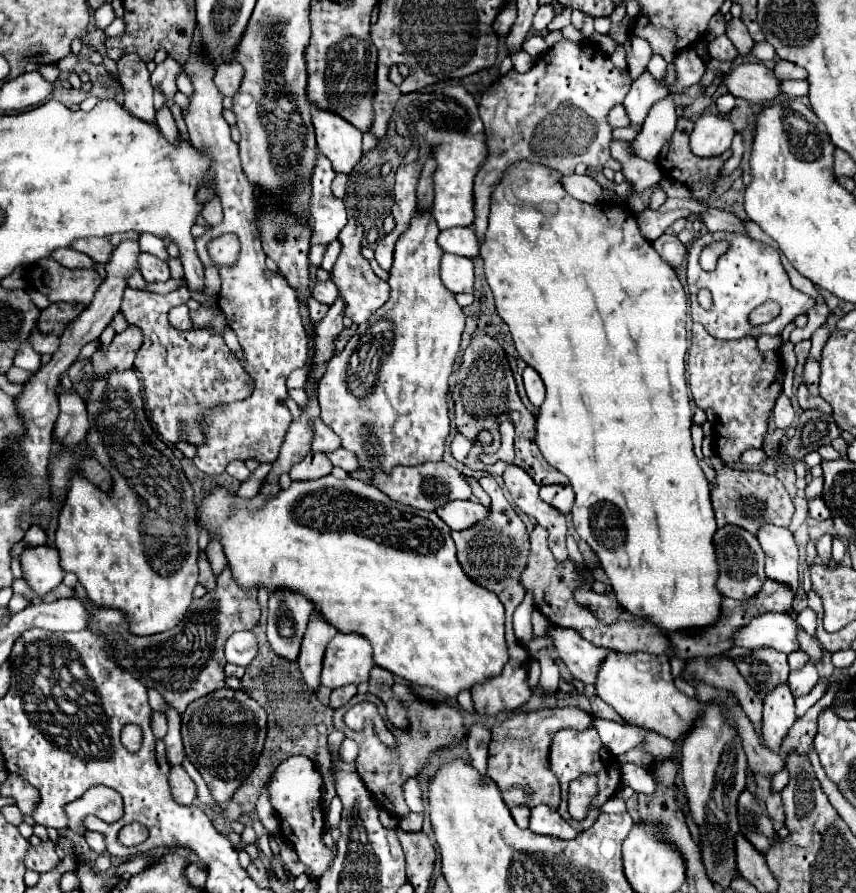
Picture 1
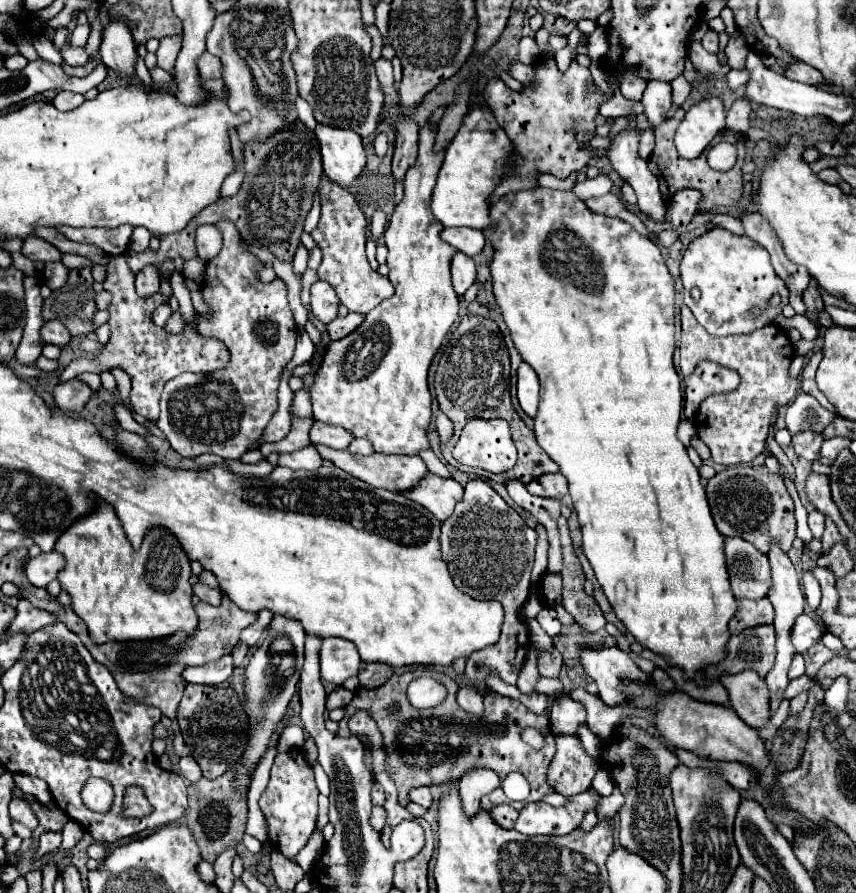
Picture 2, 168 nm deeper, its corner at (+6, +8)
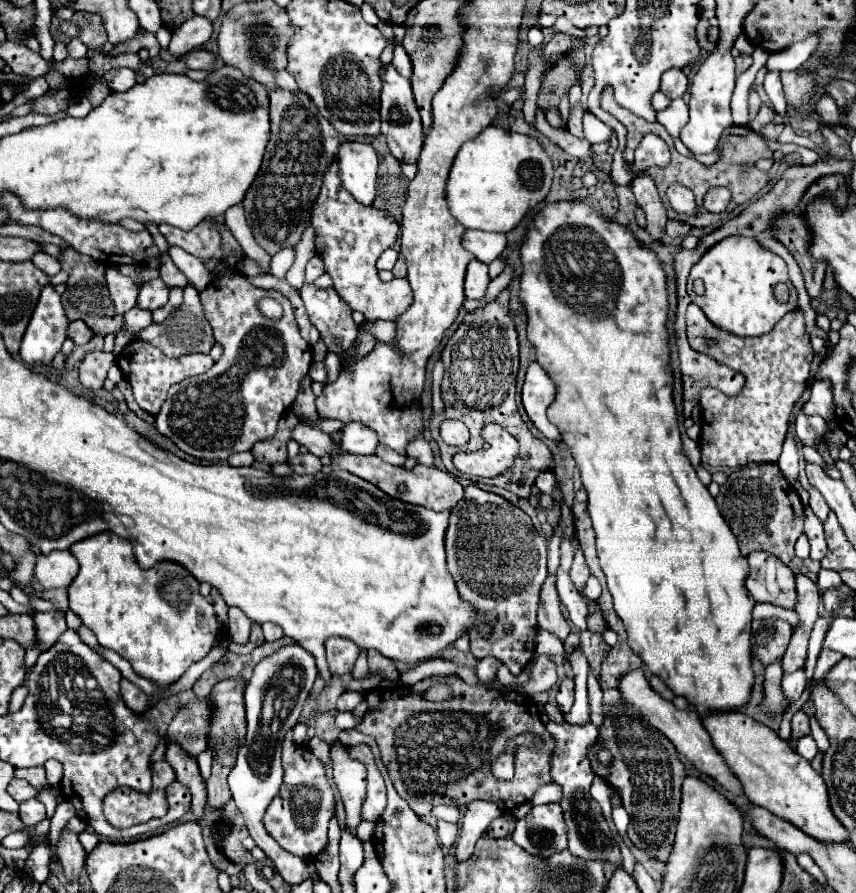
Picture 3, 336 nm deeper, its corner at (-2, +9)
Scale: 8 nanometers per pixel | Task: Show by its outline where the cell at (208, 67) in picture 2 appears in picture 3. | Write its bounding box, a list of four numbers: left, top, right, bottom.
[186,49,216,71]

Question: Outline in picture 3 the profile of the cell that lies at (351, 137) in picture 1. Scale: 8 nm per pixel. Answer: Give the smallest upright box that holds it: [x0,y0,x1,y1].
[336,141,378,205]

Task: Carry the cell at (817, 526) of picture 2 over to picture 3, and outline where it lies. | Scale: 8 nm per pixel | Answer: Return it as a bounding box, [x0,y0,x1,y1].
[810,487,830,523]

